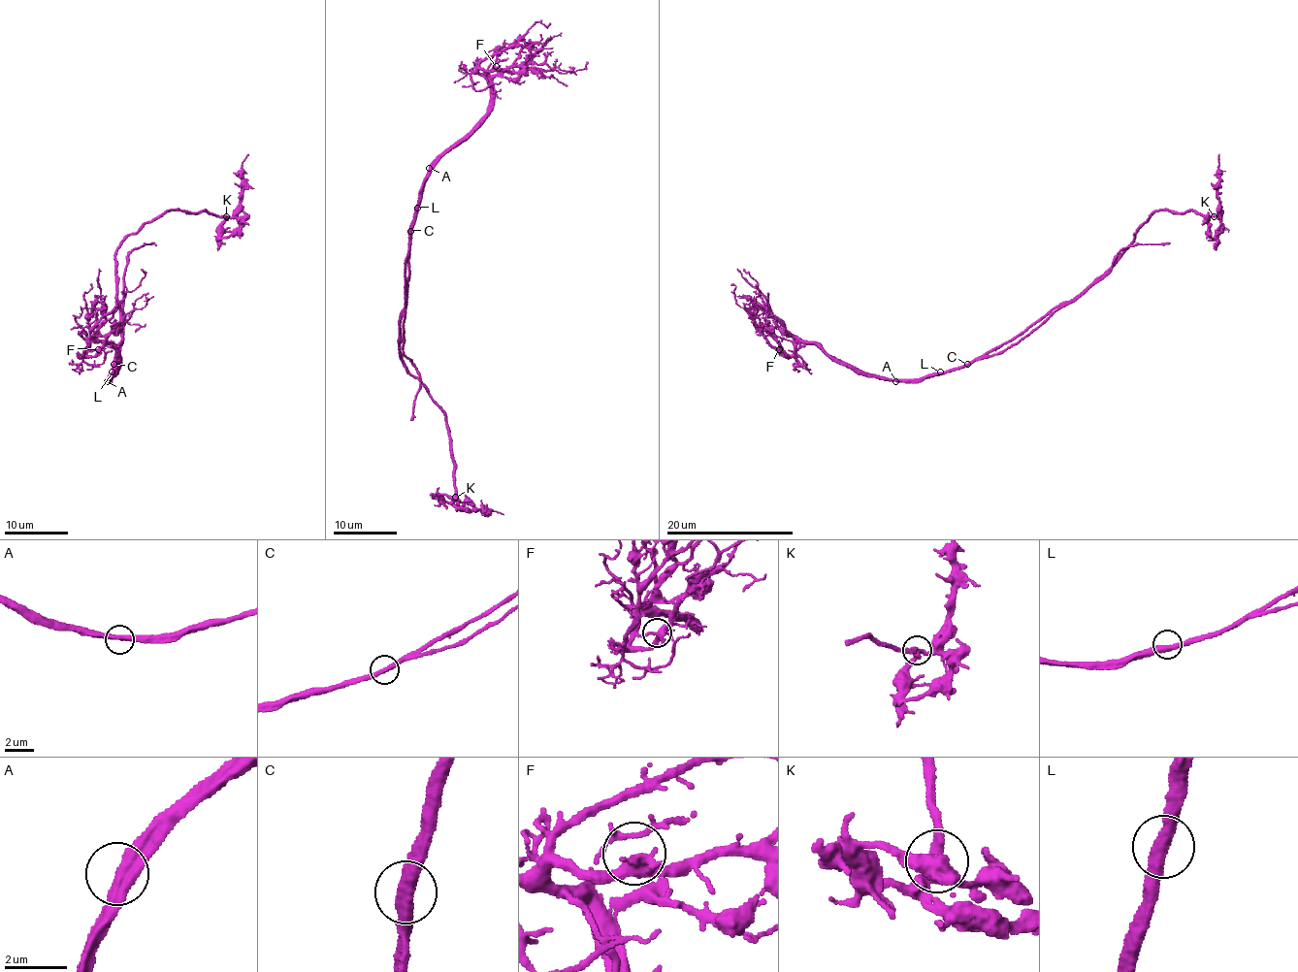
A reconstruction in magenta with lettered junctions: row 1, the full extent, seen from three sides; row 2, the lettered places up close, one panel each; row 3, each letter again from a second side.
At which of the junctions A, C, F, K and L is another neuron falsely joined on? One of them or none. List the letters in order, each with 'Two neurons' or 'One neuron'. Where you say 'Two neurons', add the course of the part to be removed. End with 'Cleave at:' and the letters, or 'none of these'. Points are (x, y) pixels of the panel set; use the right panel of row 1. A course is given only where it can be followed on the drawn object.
A: One neuron
C: One neuron
F: One neuron
K: One neuron
L: One neuron
Cleave at: none of these

